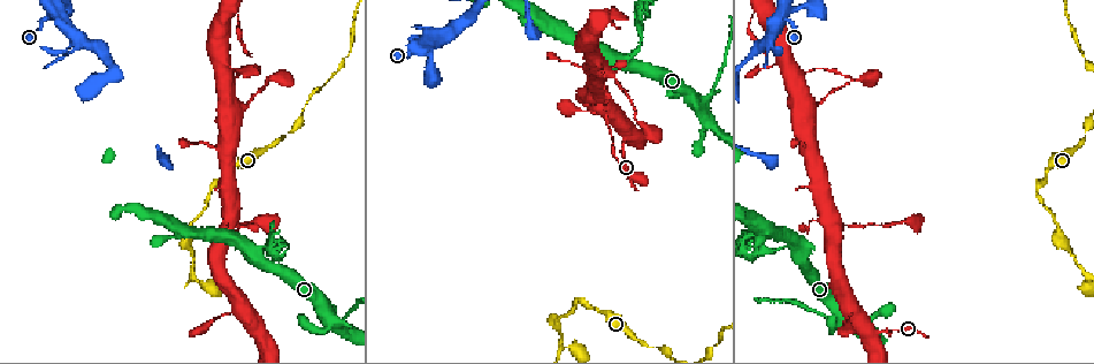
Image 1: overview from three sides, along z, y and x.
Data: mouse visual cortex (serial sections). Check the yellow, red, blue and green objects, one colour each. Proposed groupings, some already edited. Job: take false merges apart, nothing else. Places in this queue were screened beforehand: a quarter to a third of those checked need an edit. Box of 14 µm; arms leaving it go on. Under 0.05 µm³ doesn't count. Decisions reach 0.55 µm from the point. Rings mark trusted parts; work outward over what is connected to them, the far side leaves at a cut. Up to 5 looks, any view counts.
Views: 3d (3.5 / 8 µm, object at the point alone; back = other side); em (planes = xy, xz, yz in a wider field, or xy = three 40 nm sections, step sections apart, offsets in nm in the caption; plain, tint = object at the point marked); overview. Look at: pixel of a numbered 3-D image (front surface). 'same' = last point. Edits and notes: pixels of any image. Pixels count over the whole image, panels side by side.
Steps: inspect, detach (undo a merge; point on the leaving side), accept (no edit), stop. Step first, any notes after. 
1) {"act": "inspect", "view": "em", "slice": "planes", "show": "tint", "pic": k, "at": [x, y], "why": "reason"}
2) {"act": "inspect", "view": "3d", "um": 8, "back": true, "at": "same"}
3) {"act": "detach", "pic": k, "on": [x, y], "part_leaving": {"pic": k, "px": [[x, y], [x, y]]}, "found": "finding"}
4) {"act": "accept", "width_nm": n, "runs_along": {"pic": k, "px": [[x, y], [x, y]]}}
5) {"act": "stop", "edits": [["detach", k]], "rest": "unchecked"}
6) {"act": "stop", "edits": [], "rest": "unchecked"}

{"act": "inspect", "view": "3d", "um": 8, "pic": 1, "at": [568, 347], "why": "abrupt turn"}

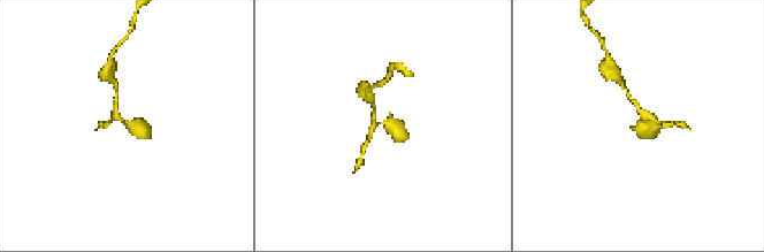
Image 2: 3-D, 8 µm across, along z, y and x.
{"act": "inspect", "view": "em", "slice": "xy", "step": 1, "show": "tint", "pic": 2, "at": [379, 123], "why": "now the EM"}

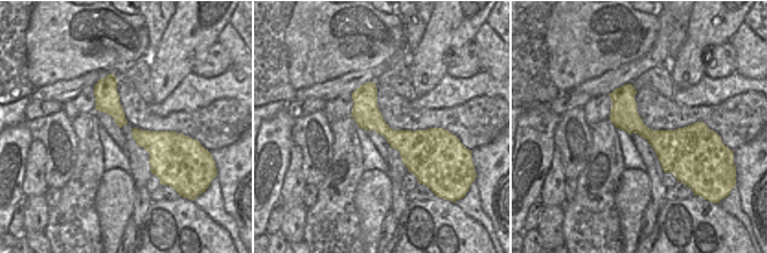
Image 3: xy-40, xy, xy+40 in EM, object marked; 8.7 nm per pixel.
{"act": "accept", "arm_widths_nm": [150, 150, 500], "runs_along": {"pic": 2, "px": [[116, 94], [116, 116], [150, 136]]}, "found": "one cell here"}

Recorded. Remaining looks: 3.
{"act": "inspect", "view": "3d", "um": 8, "back": true, "pic": 1, "at": [799, 254], "why": "two arms in line, one across"}

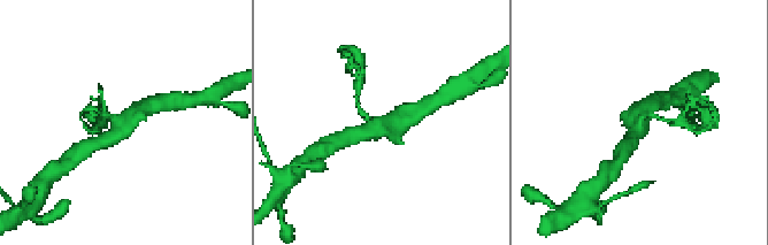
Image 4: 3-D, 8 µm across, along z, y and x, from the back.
{"act": "inspect", "view": "em", "slice": "xy", "step": 2, "show": "tint", "pic": 4, "at": [381, 125]}

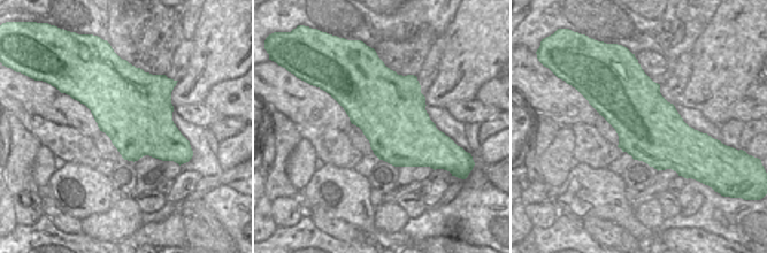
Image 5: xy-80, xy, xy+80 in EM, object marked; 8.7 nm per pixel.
{"act": "accept", "runs_along": {"pic": 4, "px": [[97, 143], [150, 105]]}, "found": "continuous, no second cell"}

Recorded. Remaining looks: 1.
{"act": "stop", "edits": [], "rest": "unchecked"}

